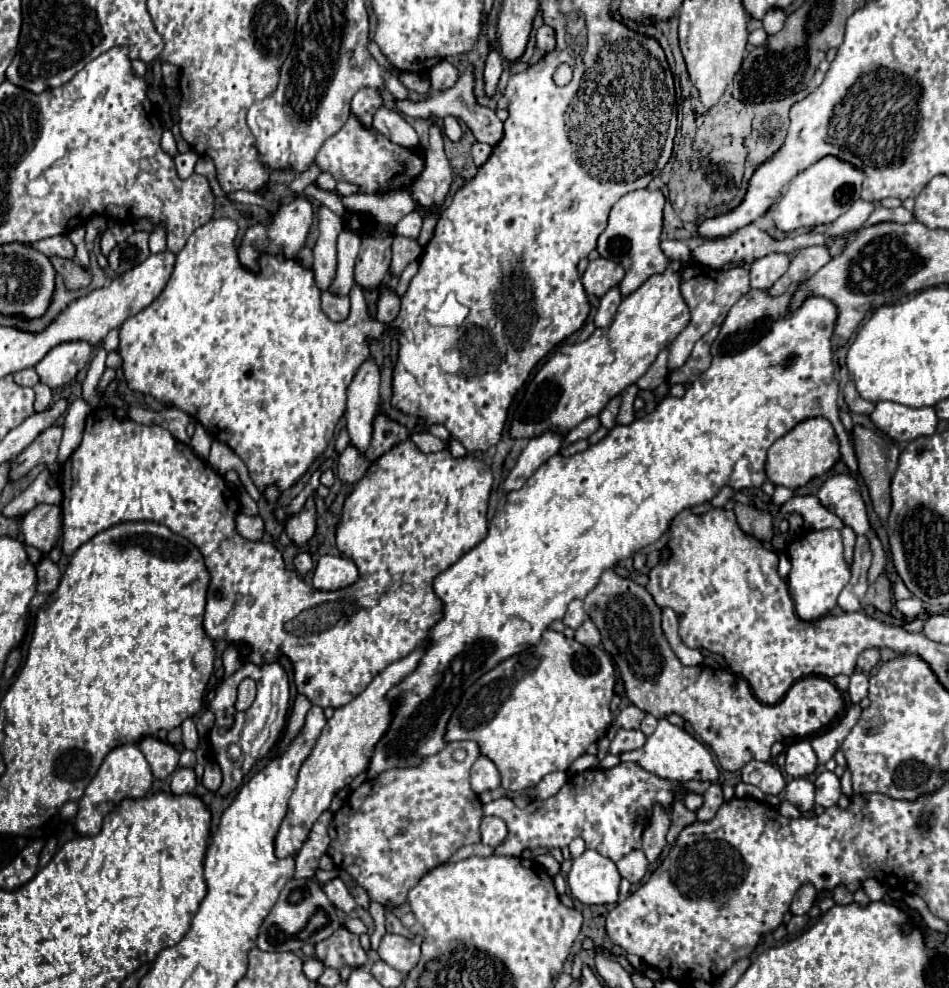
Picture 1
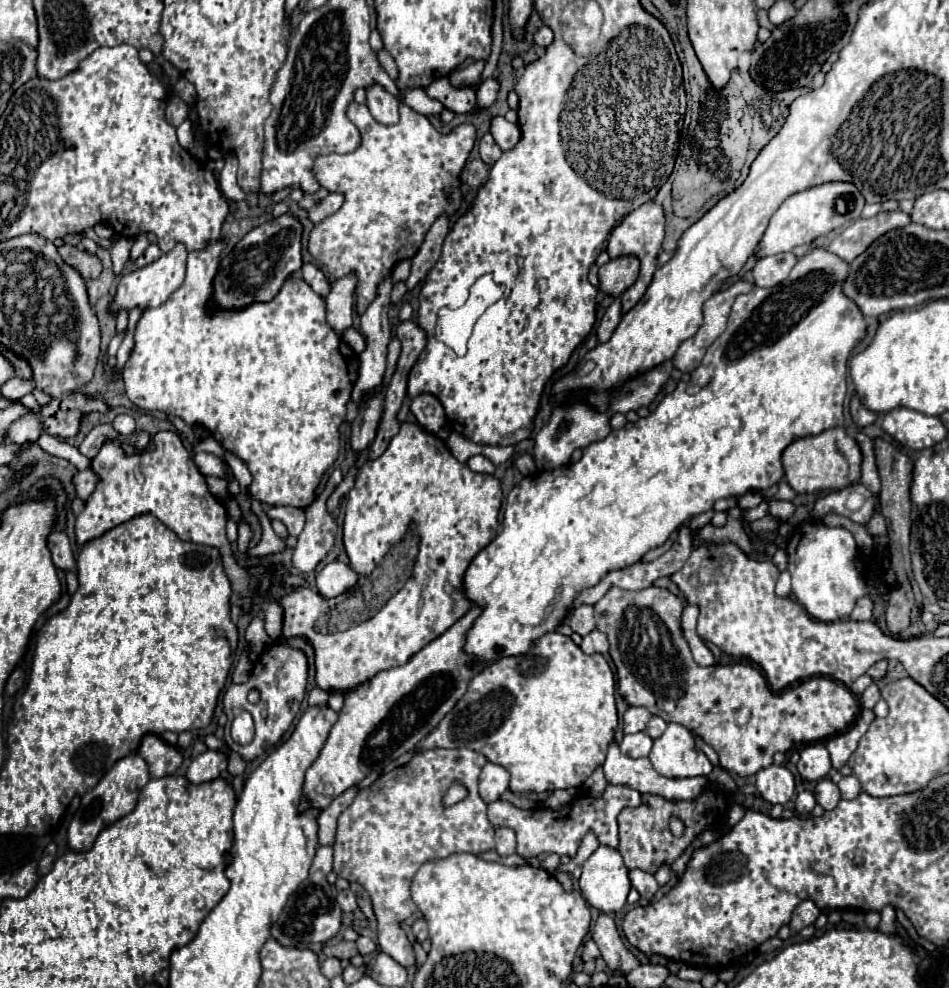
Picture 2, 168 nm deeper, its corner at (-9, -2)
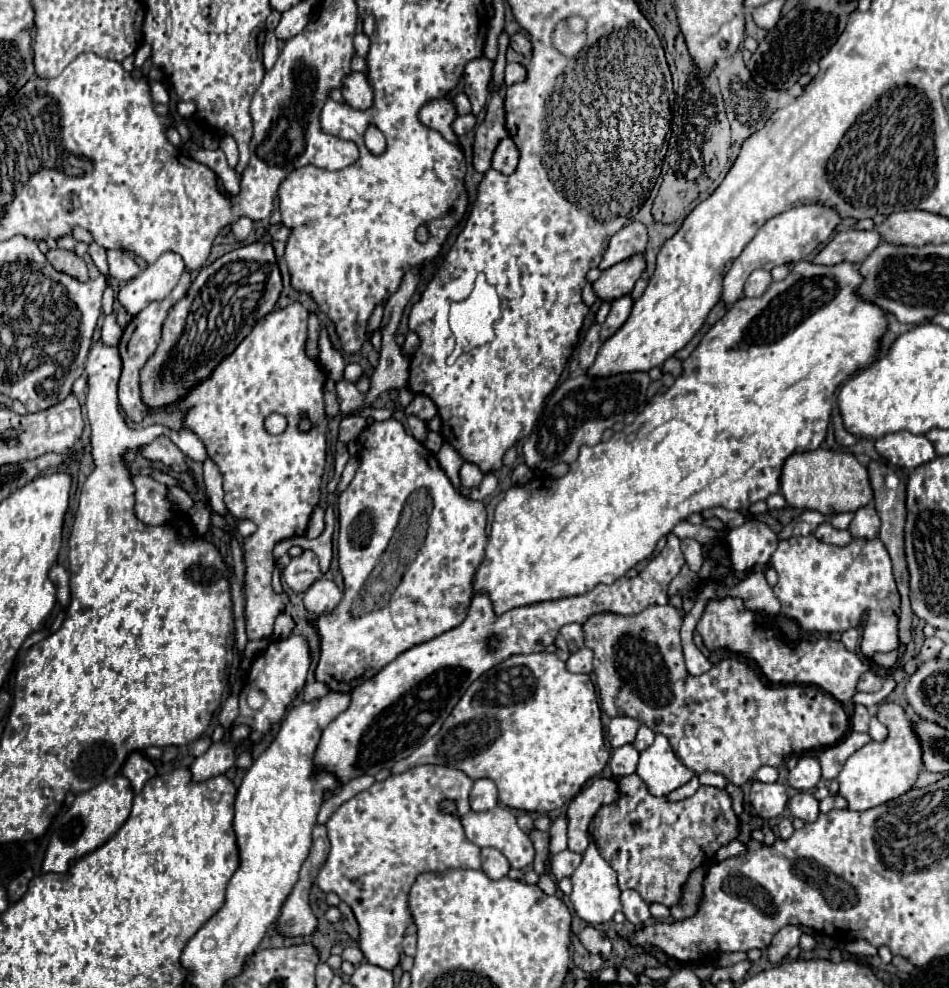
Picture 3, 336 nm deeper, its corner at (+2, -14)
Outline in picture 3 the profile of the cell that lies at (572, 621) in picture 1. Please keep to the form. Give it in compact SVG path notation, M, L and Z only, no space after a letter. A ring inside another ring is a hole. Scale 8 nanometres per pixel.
M567 624L559 630L555 646L561 650L569 650L569 652L577 652L579 648L583 648L583 630L581 624Z

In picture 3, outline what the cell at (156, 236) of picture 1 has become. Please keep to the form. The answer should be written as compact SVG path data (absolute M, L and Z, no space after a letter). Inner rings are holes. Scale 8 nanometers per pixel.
M107 250L107 262L109 262L109 274L117 280L131 280L139 274L139 266L135 264L135 260L125 254L123 250Z

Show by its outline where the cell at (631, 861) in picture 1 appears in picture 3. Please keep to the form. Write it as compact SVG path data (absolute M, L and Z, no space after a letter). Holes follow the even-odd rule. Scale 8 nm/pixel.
M623 890L621 892L621 904L623 904L625 918L635 926L641 926L651 918L649 904L635 890Z

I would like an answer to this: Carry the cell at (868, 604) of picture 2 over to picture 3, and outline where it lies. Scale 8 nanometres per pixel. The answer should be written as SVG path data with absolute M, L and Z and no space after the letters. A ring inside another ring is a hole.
M849 628L841 634L841 642L845 644L847 650L857 650L859 648L859 632L857 628Z

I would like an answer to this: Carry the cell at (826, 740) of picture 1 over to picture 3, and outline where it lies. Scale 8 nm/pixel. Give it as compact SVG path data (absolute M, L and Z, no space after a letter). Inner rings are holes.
M851 732L845 740L841 740L835 746L829 746L821 752L819 762L821 762L821 770L823 770L823 778L825 780L833 780L837 778L837 774L841 772L845 760L859 750L861 746L865 746L869 742L869 734L859 734L859 732Z

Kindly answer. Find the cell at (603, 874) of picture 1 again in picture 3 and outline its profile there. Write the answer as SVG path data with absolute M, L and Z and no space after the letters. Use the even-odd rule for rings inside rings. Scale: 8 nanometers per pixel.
M589 836L589 846L583 852L583 860L571 876L571 882L573 882L573 892L569 898L571 898L571 904L581 920L585 920L589 924L603 924L603 922L613 920L613 914L617 910L621 910L621 902L619 902L621 892L617 886L617 874L603 860L603 856L599 854L599 848L595 846L595 840L591 836Z

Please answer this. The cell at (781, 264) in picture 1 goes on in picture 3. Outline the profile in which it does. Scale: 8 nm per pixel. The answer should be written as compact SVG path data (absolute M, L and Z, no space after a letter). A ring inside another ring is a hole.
M755 270L745 282L745 296L753 296L753 298L763 296L771 282L773 282L773 276L769 270Z

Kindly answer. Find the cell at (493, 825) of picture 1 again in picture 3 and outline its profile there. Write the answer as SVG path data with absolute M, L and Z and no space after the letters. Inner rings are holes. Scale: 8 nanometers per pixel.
M483 848L481 850L481 862L483 862L483 872L491 880L499 880L499 878L507 876L507 872L509 872L507 858L495 848Z

